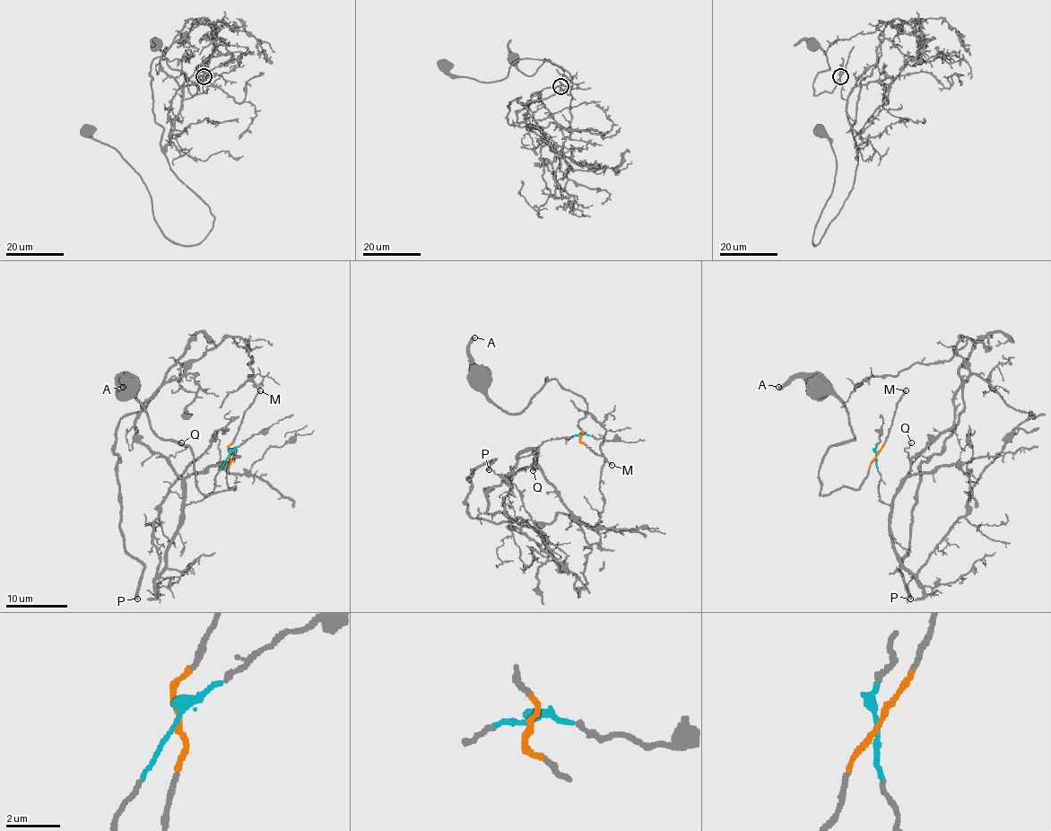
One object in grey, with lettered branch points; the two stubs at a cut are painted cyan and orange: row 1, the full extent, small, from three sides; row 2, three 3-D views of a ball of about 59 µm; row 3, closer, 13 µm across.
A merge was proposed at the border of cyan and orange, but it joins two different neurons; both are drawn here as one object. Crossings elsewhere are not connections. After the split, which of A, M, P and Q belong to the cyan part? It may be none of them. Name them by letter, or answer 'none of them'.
P, Q

